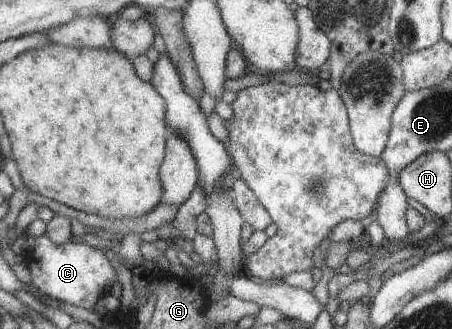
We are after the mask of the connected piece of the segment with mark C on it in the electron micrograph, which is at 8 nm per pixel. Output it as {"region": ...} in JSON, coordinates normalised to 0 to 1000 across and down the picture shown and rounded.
{"region":[[[95,711],[82,720],[73,787],[91,799],[100,824],[100,848],[91,854],[77,848],[84,878],[104,884],[97,897],[108,906],[155,921],[157,933],[170,930],[204,945],[215,915],[232,897],[232,878],[241,869],[250,872],[254,854],[263,857],[263,836],[237,787],[232,763],[204,751],[186,733],[168,742],[122,745],[104,714]]]}

